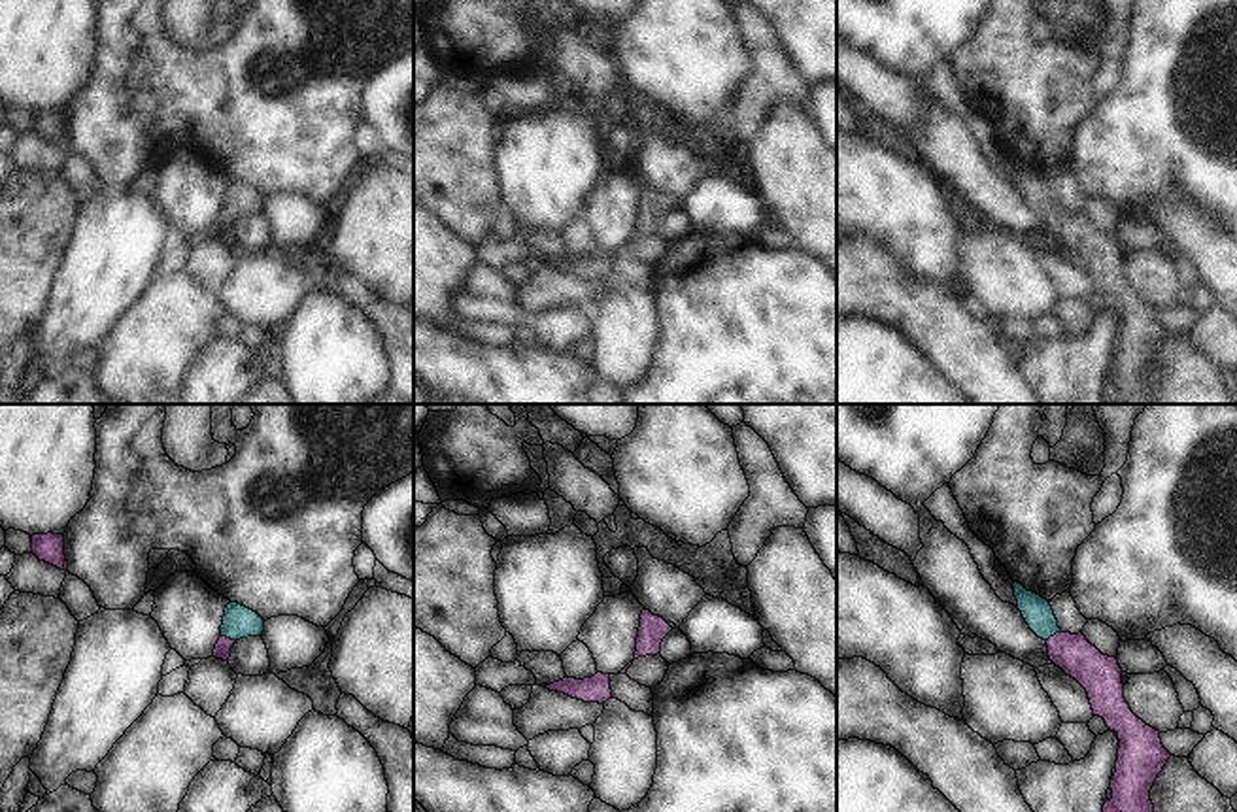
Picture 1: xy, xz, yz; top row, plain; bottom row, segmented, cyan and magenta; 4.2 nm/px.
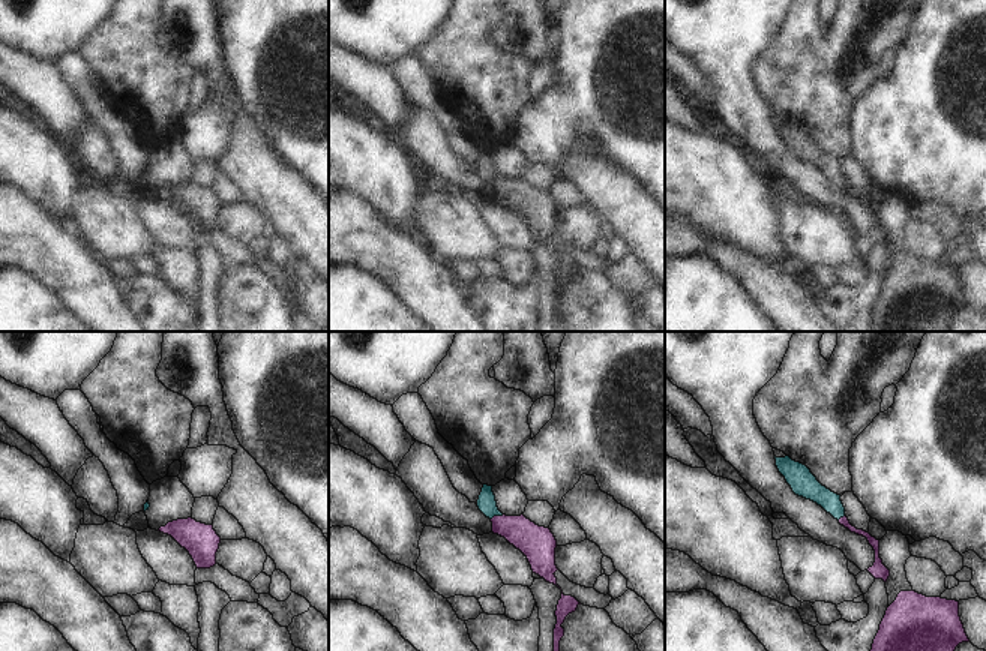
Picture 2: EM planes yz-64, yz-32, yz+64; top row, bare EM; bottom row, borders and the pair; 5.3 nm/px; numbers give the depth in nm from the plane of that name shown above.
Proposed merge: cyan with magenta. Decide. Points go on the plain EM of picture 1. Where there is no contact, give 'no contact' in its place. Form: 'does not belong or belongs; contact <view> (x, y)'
belongs; contact xy (229, 214)

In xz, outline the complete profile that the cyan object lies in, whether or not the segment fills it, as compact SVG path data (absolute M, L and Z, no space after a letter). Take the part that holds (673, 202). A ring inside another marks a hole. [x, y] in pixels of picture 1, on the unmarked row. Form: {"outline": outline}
{"outline": "M644 185L640 191L635 236L661 230L661 219L672 206L676 206L674 200Z"}

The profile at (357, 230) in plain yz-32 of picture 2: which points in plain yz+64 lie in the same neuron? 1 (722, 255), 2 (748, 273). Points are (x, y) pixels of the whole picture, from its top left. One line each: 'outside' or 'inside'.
1: inside
2: inside

